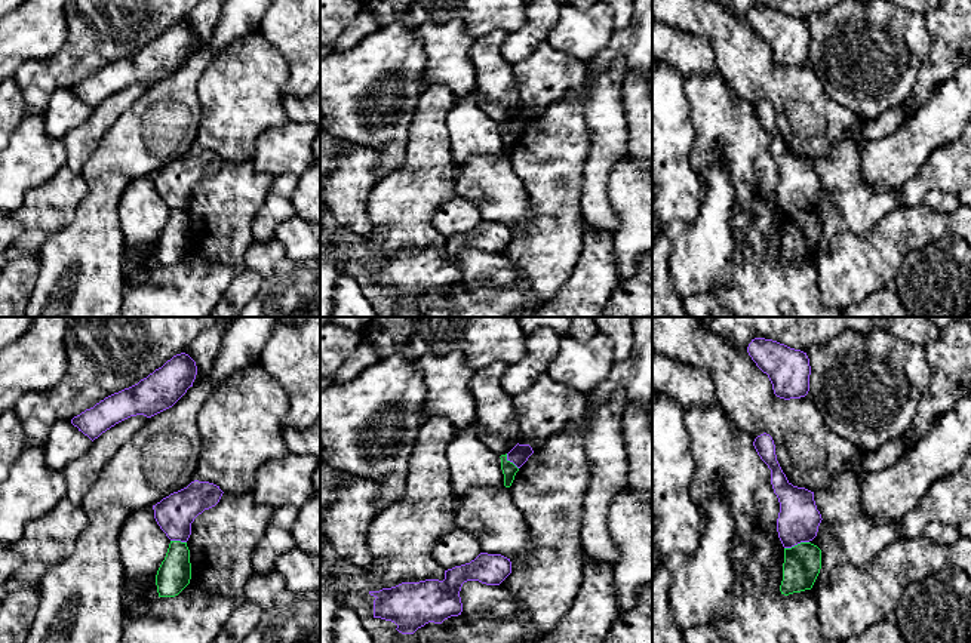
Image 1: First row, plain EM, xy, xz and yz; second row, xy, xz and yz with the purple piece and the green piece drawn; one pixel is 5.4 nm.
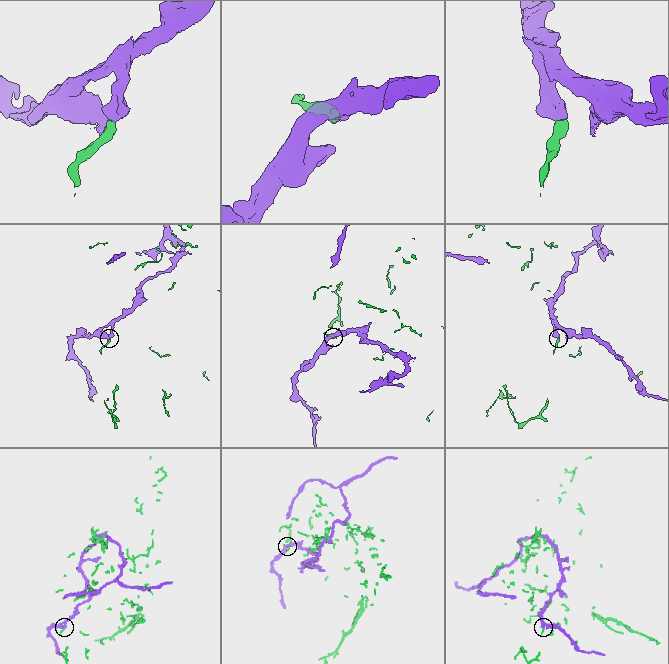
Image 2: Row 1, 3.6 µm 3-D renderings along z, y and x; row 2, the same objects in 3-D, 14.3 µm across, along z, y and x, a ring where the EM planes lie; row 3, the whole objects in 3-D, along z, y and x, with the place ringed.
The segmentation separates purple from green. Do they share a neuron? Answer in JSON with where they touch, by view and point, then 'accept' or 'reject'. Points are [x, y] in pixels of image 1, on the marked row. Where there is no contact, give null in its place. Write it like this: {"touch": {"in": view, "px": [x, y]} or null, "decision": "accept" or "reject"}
{"touch": {"in": "yz", "px": [796, 544]}, "decision": "reject"}

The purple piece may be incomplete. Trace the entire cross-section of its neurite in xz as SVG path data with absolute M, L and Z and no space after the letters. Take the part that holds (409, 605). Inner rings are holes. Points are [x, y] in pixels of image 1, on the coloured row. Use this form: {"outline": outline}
{"outline": "M480 553L470 563L445 570L445 579L425 579L420 582L402 582L391 588L369 591L374 600L374 618L391 621L402 634L414 634L428 622L442 624L451 616L463 612L460 591L464 582L479 581L486 585L500 585L511 573L510 559L501 554Z"}

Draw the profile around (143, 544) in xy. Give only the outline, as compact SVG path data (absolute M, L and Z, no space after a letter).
M153 507L139 508L125 520L117 544L126 575L157 575L170 539L154 519Z

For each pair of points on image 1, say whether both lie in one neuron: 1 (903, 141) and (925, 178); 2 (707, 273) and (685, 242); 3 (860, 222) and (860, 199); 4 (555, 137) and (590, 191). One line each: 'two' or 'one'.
1: two
2: one
3: one
4: two

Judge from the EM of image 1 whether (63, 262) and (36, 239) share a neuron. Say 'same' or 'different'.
different

